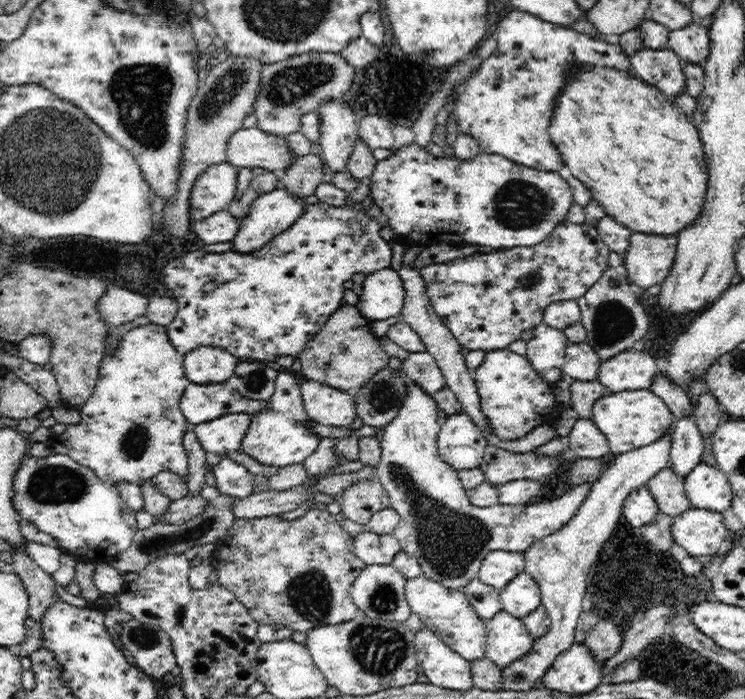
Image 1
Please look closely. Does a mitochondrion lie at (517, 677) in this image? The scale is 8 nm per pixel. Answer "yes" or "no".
yes

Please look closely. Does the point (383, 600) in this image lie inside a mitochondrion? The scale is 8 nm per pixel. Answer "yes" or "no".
yes

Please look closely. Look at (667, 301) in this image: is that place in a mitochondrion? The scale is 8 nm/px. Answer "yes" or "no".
no

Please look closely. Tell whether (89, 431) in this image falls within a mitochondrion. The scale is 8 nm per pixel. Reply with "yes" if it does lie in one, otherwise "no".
no

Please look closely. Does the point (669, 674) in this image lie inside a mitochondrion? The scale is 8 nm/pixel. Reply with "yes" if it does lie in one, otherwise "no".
no

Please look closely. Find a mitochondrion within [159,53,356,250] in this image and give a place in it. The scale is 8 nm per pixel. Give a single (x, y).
(293, 84)

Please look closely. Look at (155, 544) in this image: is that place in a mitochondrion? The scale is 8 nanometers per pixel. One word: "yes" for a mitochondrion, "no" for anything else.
yes

